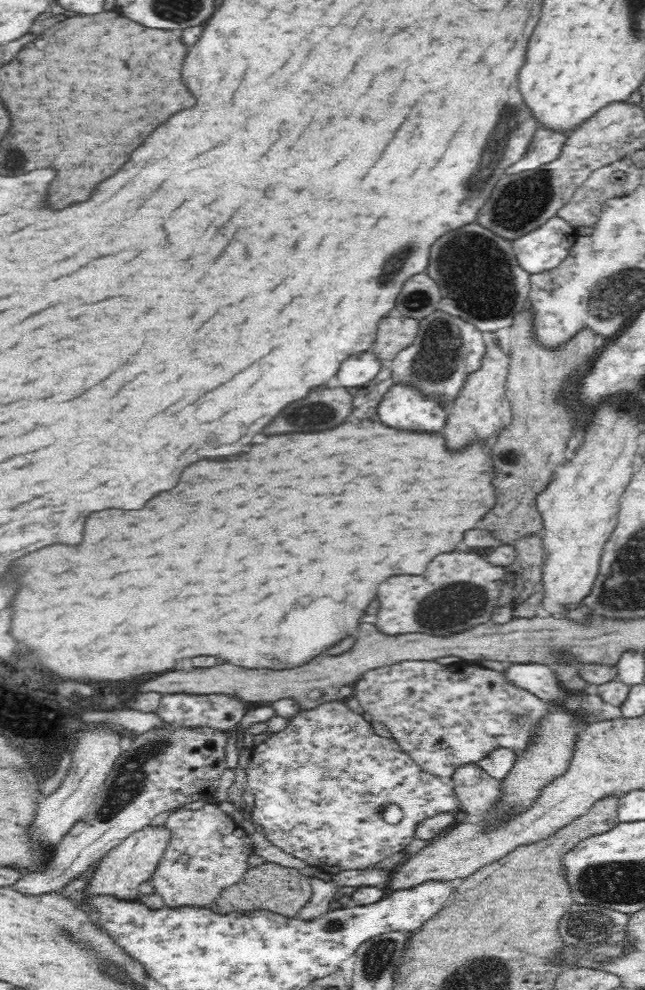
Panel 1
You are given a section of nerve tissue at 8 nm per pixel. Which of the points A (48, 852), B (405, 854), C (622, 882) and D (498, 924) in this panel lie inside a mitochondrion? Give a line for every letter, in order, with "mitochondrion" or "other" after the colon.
A: other
B: other
C: mitochondrion
D: other

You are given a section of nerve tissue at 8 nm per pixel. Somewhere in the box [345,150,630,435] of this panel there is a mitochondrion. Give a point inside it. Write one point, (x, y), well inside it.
(476, 280)

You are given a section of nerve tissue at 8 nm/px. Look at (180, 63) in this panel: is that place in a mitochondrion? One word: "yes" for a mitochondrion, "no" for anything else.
no

